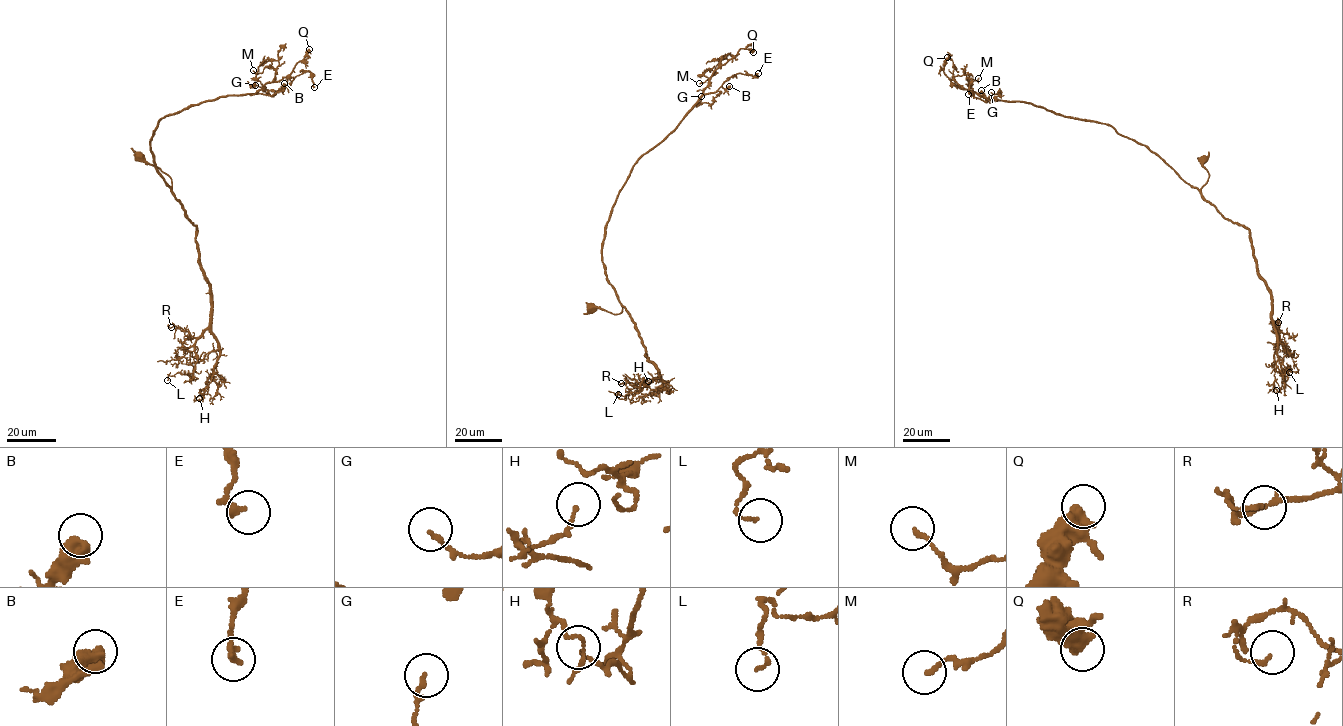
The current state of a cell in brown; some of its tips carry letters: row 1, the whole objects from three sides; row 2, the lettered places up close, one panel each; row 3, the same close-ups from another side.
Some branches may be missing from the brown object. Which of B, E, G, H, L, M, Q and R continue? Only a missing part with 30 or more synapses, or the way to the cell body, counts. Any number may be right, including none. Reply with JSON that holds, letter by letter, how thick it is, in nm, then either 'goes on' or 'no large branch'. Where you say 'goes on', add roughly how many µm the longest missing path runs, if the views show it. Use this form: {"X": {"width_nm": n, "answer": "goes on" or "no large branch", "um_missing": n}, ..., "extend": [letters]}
{"B": {"width_nm": 600, "answer": "no large branch"}, "E": {"width_nm": 240, "answer": "no large branch"}, "G": {"width_nm": 150, "answer": "no large branch"}, "H": {"width_nm": 80, "answer": "no large branch"}, "L": {"width_nm": 120, "answer": "no large branch"}, "M": {"width_nm": 140, "answer": "no large branch"}, "Q": {"width_nm": 600, "answer": "goes on", "um_missing": 10}, "R": {"width_nm": 120, "answer": "no large branch"}, "extend": ["Q"]}

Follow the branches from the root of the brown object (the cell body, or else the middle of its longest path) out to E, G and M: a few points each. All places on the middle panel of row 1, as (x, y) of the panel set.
E: (590, 308), (621, 311), (606, 275), (602, 246), (605, 225), (633, 166), (703, 95), (737, 73), (758, 73)
G: (590, 308), (621, 311), (602, 261), (605, 225), (634, 163), (703, 95), (720, 92), (710, 104), (701, 96)
M: (590, 308), (621, 311), (602, 261), (605, 225), (633, 166), (676, 126), (721, 59), (715, 72), (699, 83)

